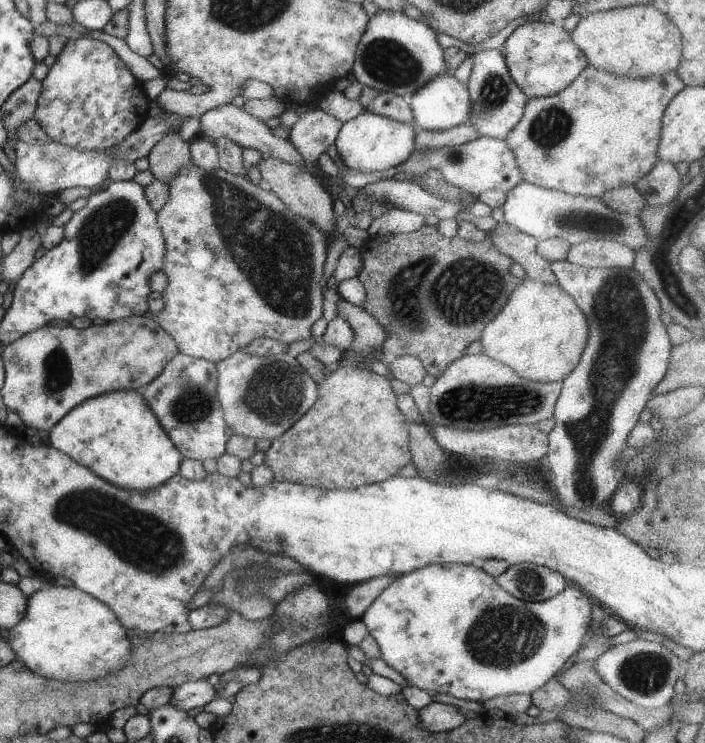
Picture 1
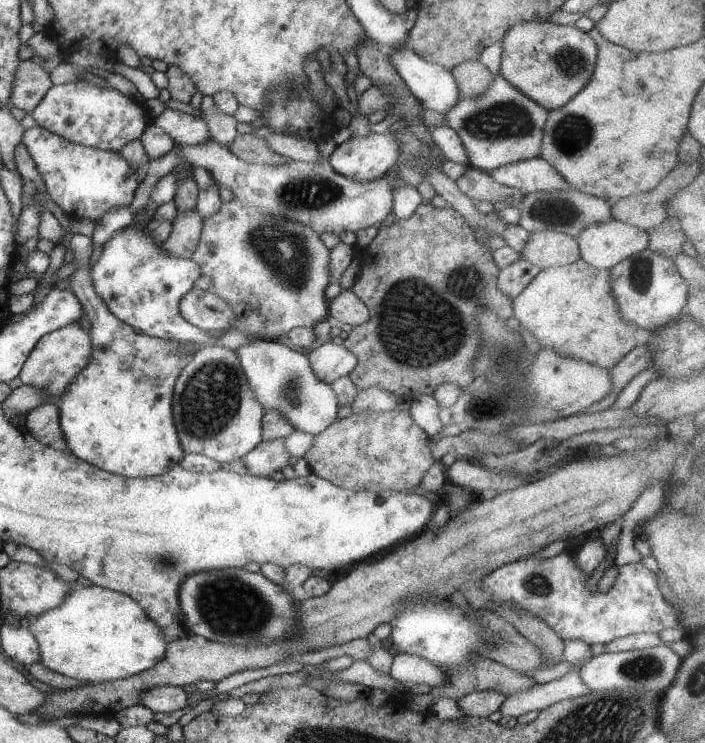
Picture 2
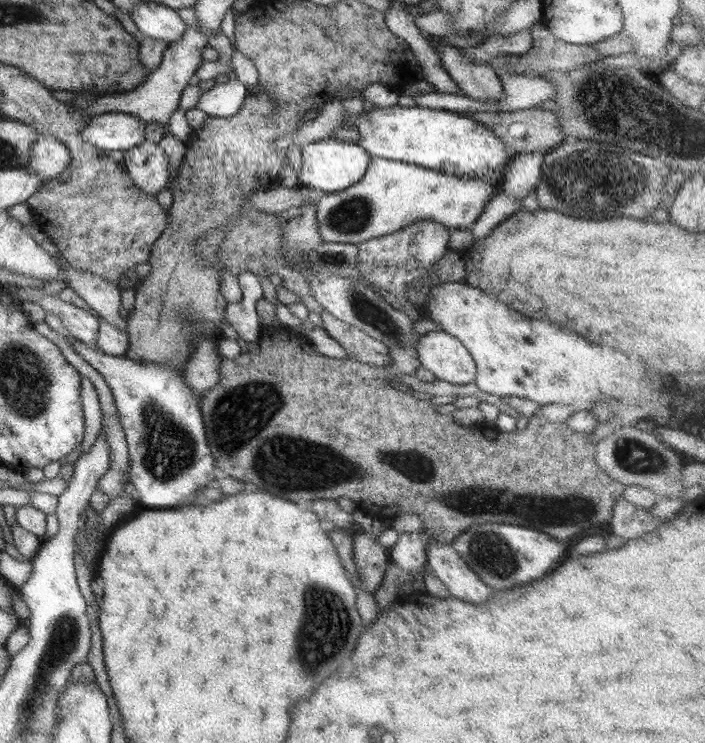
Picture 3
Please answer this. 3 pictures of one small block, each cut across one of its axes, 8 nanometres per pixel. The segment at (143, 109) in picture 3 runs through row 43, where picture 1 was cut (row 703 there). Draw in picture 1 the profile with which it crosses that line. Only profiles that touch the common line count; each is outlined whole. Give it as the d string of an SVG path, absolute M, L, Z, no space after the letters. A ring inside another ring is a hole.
M188 681L174 689L169 703L184 712L194 713L200 706L216 699L216 692L208 681Z

